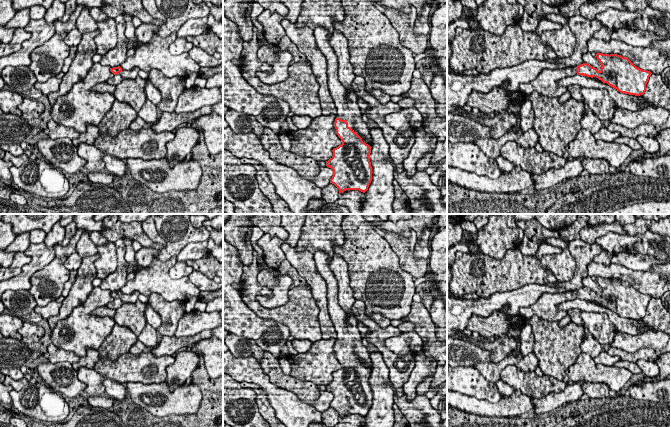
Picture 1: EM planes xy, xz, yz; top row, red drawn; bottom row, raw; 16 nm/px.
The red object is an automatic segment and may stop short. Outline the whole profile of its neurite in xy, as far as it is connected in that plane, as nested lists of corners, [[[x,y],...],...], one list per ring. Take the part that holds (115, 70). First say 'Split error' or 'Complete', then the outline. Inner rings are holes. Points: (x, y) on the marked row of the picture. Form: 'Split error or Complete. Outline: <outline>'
Split error. Outline: [[[120,66],[118,67],[114,67],[114,68],[110,68],[110,71],[116,75],[121,75],[123,77],[123,79],[135,79],[138,76],[138,72],[140,71],[140,69],[138,67],[135,67],[131,70],[124,70],[122,69]]]

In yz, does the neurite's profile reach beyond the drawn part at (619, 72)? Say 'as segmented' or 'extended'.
extended

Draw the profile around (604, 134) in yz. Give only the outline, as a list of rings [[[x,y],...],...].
[[[603,126],[597,133],[594,134],[596,140],[602,140],[605,142],[613,142],[619,136],[620,134],[618,132],[611,132]]]

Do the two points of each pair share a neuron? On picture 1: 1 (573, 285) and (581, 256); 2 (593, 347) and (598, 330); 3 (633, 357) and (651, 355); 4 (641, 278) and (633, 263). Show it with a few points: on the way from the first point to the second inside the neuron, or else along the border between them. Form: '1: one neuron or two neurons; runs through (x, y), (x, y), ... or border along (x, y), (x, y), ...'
1: one neuron; runs through (578, 278), (581, 273), (581, 263)
2: two neurons; border along (582, 319), (588, 331), (601, 344)
3: one neuron; runs through (637, 355), (647, 355)
4: two neurons; border along (614, 264), (642, 270), (660, 264)

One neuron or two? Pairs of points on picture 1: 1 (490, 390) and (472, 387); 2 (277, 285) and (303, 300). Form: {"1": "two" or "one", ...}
{"1": "one", "2": "two"}

